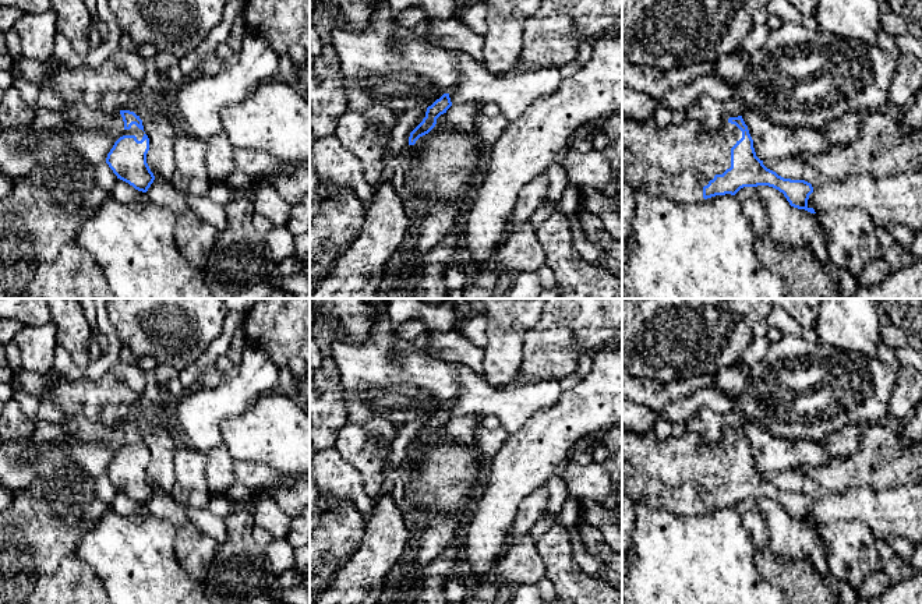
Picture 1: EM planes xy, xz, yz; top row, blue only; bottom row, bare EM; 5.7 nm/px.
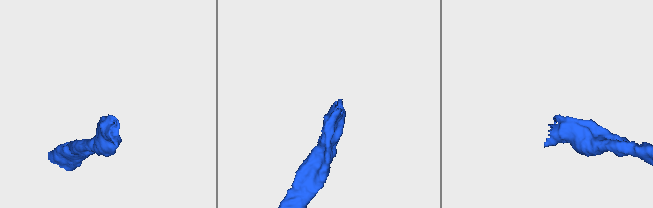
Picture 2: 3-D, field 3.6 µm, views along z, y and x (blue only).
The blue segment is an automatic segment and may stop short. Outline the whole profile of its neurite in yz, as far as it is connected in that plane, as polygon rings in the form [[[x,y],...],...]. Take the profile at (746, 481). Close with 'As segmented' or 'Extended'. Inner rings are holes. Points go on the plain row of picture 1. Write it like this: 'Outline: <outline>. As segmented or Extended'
Outline: [[[622,428],[622,497],[679,515],[699,515],[716,508],[735,508],[743,499],[769,498],[783,505],[791,519],[816,526],[808,519],[812,497],[784,491],[767,481],[756,469],[742,428],[730,430],[717,444],[704,444],[693,432],[658,439],[654,431],[637,434]]]. Extended

